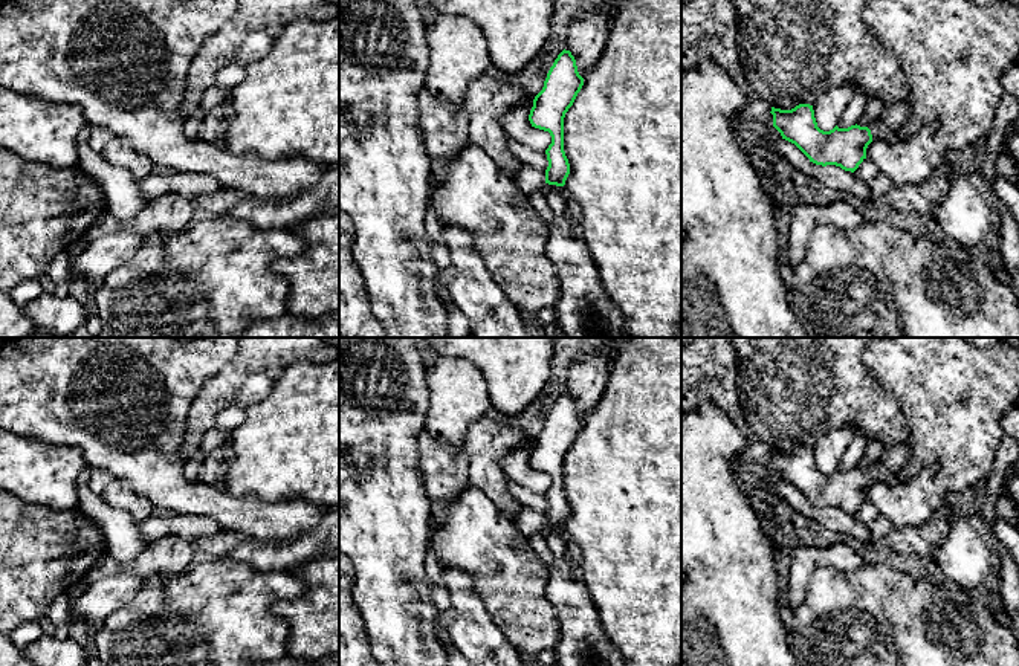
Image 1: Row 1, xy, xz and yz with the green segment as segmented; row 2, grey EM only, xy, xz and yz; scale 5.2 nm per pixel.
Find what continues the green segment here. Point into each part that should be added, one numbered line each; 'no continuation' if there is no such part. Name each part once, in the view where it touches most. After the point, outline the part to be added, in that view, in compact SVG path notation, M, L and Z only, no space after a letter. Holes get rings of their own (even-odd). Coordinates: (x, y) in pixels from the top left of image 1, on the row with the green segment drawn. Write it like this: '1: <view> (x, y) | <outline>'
1: xz (584, 309) | M545 183L542 194L553 214L547 255L559 283L556 325L565 338L628 338L625 319L582 240L582 208L564 186Z

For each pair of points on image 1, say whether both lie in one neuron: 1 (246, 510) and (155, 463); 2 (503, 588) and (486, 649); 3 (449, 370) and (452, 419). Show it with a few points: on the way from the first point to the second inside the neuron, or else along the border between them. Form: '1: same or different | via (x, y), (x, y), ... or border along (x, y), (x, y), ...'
1: same | via (223, 509), (211, 501), (190, 498), (177, 486)
2: different | border along (477, 591), (492, 622), (517, 649)
3: same | via (452, 382), (452, 407)

